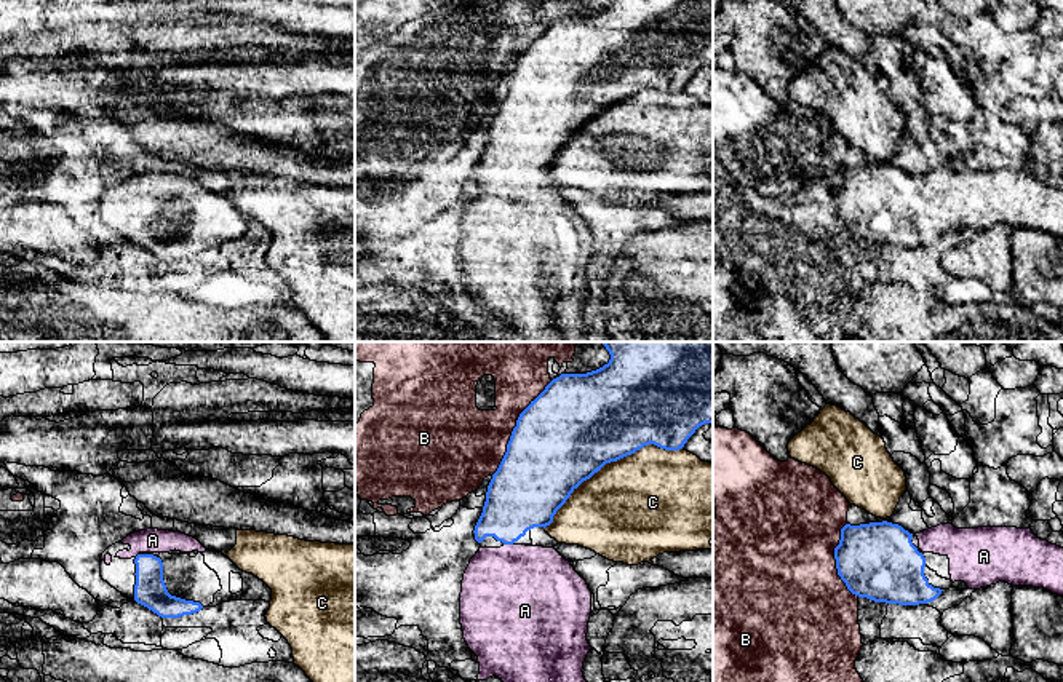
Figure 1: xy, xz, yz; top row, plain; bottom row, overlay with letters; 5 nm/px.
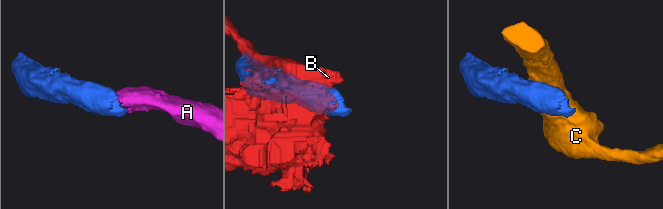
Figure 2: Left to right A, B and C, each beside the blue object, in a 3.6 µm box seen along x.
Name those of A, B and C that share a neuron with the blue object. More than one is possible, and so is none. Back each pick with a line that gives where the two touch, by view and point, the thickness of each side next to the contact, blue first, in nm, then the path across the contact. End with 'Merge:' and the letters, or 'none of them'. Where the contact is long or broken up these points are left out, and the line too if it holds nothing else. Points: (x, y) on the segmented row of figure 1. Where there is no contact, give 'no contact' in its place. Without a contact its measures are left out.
A: xz (509, 543) | 340/480 nm | across xz (521, 495), (509, 511), (509, 543), (513, 593)
Merge: A

